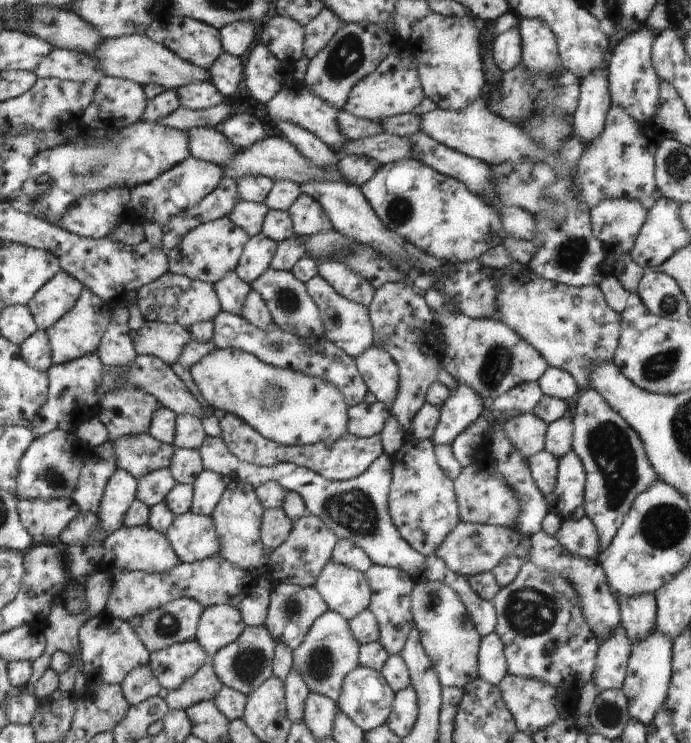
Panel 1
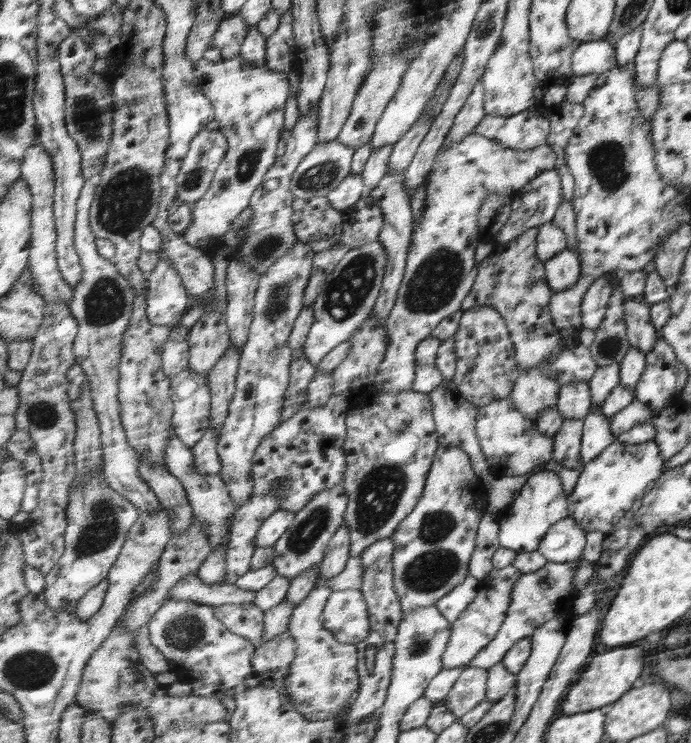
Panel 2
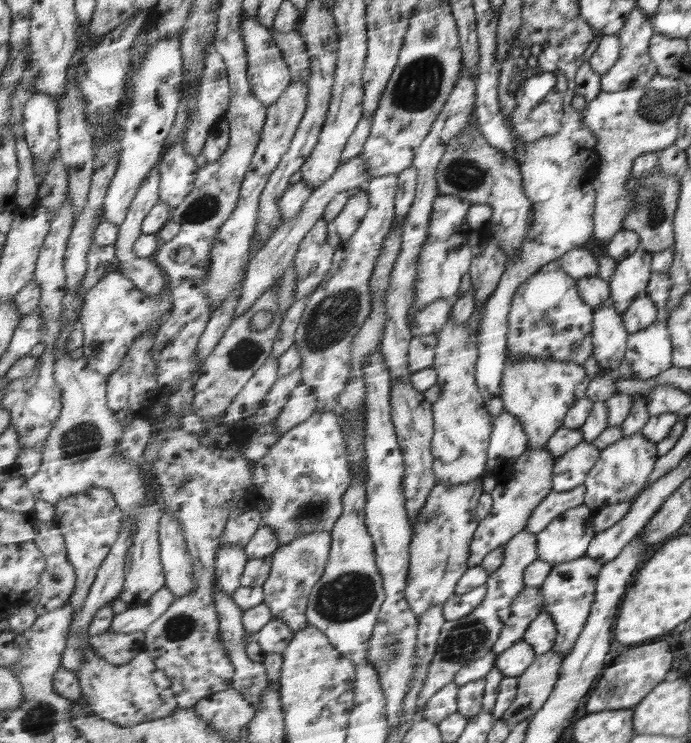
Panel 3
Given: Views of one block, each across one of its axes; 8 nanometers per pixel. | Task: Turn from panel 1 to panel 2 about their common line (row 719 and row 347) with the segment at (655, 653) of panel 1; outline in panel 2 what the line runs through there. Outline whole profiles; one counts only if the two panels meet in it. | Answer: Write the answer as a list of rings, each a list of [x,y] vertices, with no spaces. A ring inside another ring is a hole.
[[[625,296],[625,324],[630,347],[644,355],[655,349],[660,332],[651,322],[651,308],[644,302],[636,303]]]

